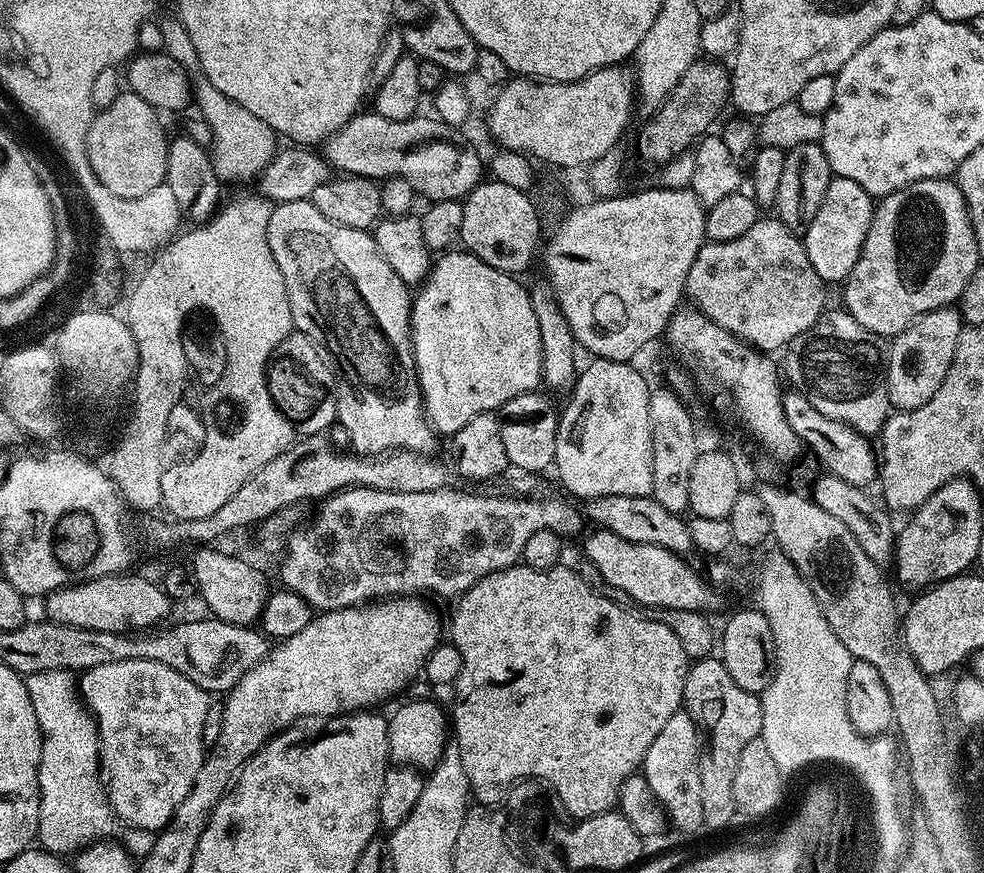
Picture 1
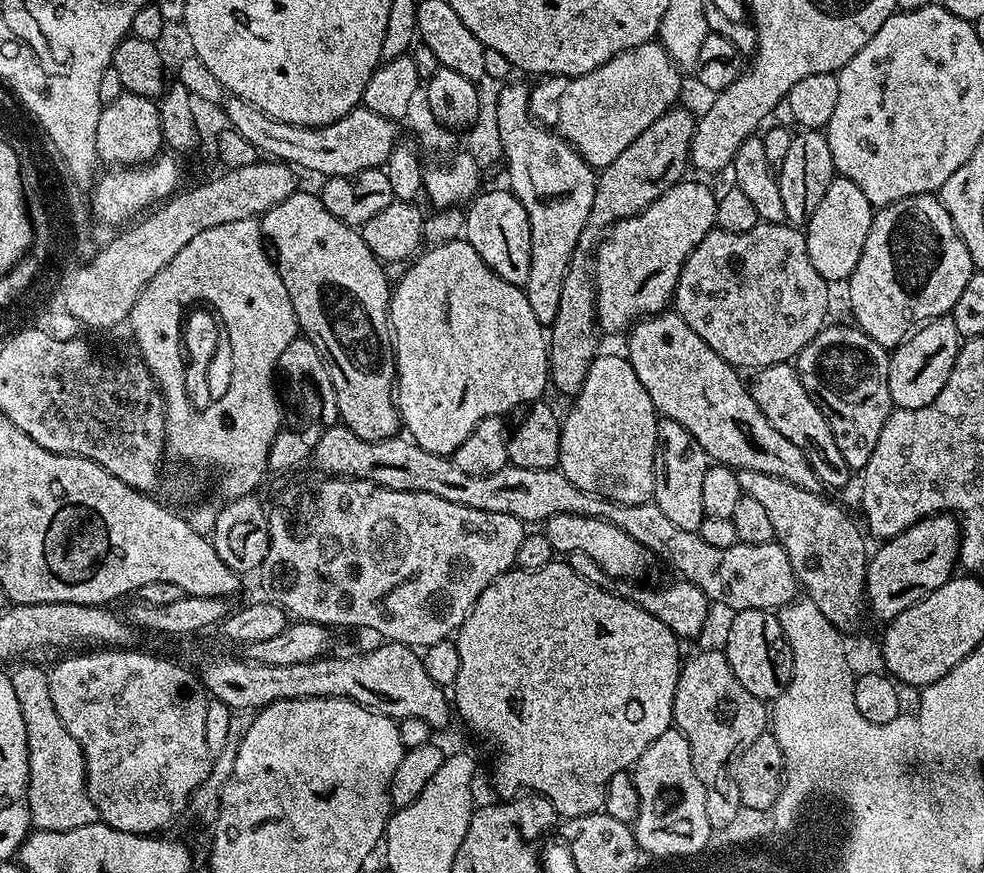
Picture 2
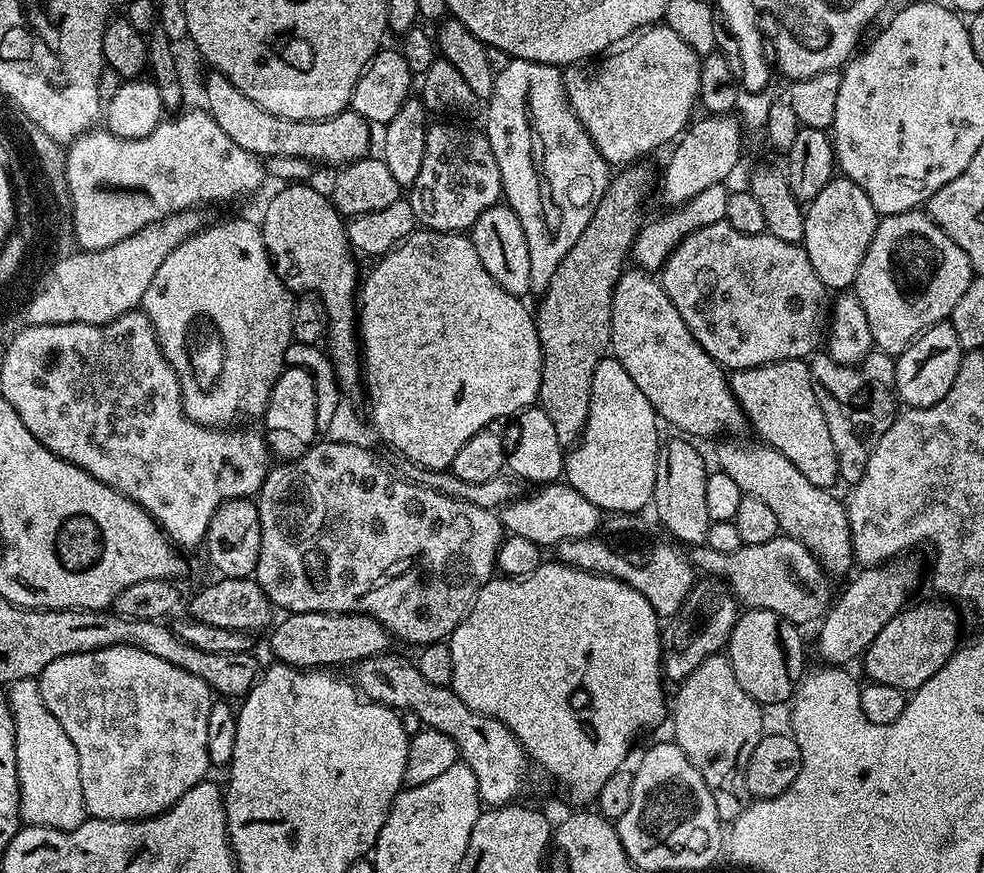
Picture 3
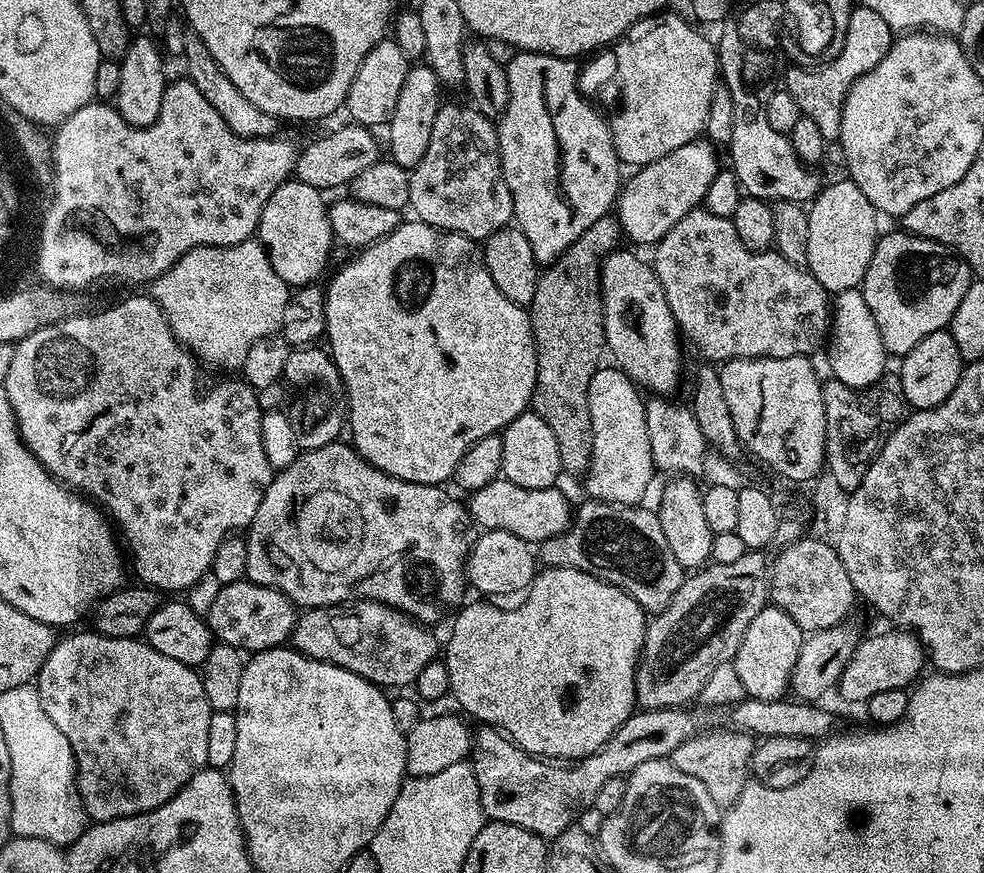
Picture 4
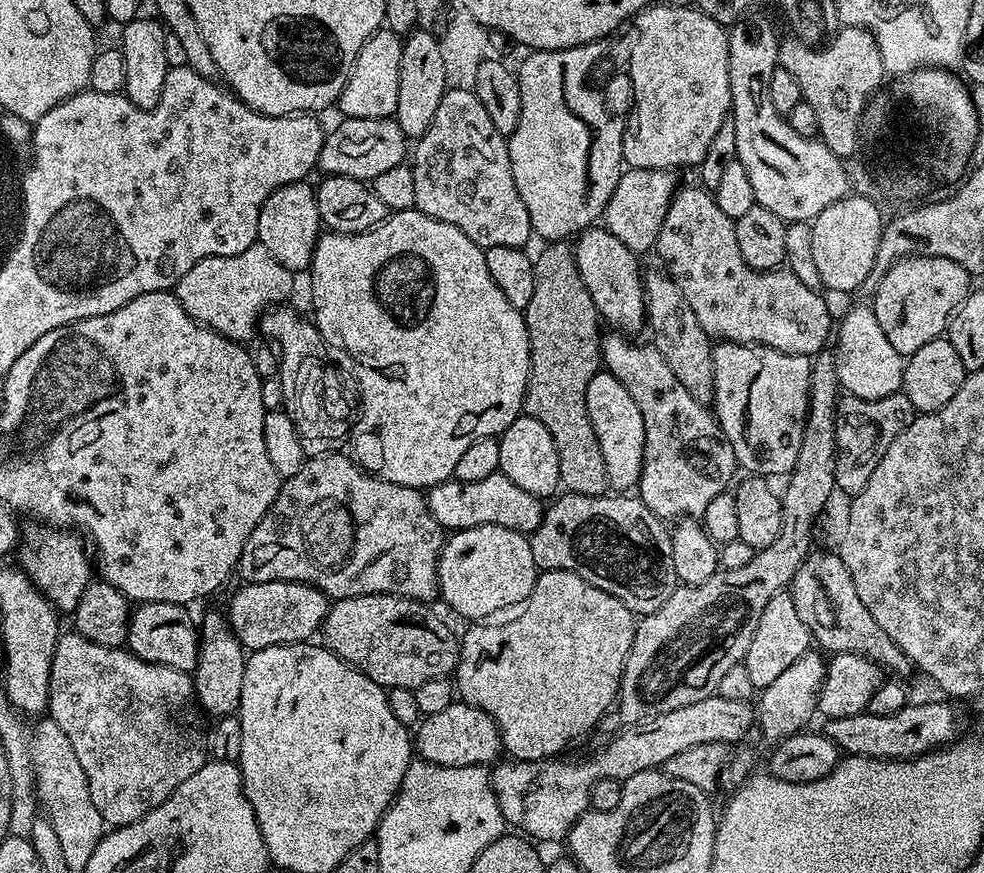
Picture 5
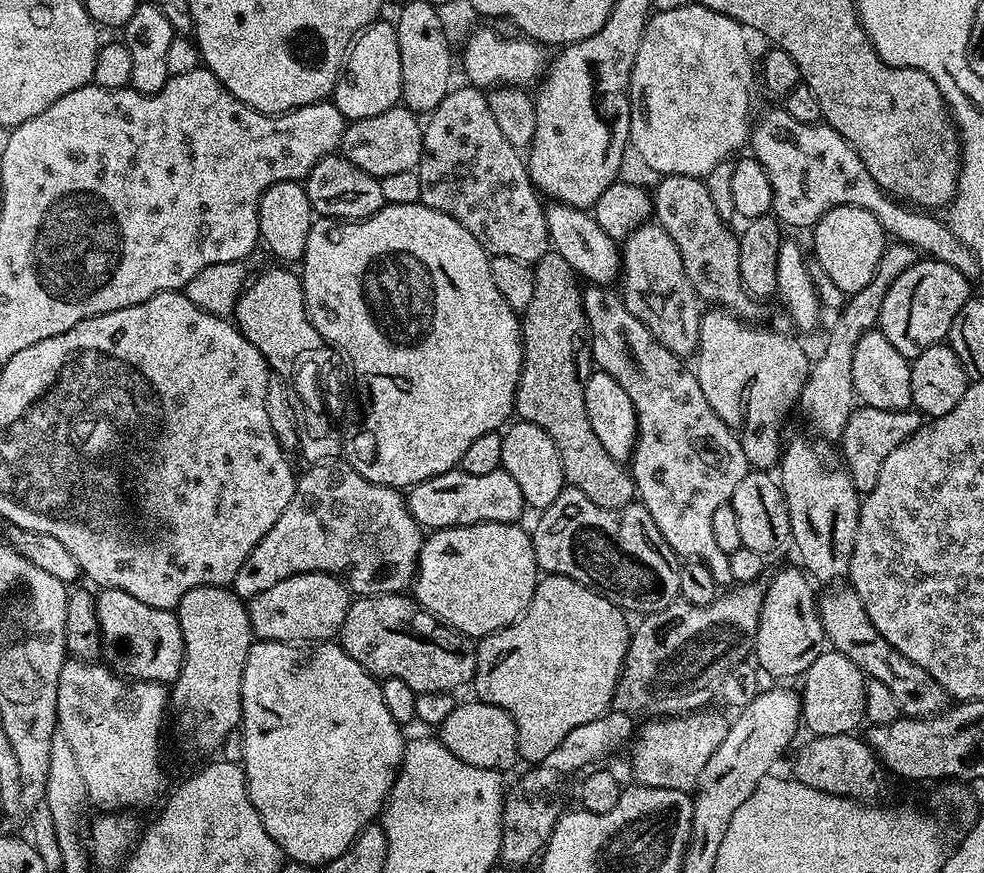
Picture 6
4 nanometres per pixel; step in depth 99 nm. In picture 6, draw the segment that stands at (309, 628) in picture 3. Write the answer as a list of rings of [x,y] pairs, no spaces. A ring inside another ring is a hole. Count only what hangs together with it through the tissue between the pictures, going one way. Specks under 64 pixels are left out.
[[[408,594],[361,596],[353,599],[340,627],[341,648],[381,681],[402,678],[415,692],[450,692],[476,679],[476,644],[441,624]]]

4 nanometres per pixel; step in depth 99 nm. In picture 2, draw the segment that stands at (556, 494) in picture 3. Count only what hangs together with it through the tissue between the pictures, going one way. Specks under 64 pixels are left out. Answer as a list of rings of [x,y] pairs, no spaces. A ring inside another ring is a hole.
[[[554,514],[549,520],[543,521],[542,531],[546,538],[550,538],[550,546],[553,553],[567,554],[569,552],[581,552],[594,558],[606,574],[610,574],[616,580],[639,581],[640,576],[648,572],[648,567],[654,564],[654,557],[647,548],[644,548],[630,534],[618,530],[610,522],[602,518],[590,518],[589,516],[579,516],[578,514]]]

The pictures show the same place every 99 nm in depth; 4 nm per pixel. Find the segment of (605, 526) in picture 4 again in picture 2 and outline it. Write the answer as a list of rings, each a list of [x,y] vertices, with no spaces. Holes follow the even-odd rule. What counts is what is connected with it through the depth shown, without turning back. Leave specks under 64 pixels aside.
[[[569,552],[566,562],[574,570],[574,574],[578,574],[578,578],[586,578],[586,582],[614,594],[614,598],[629,600],[642,610],[646,610],[646,614],[654,614],[654,618],[658,618],[658,622],[667,626],[677,638],[698,635],[708,620],[710,602],[706,598],[706,594],[702,594],[702,590],[698,590],[698,586],[694,586],[689,580],[672,578],[669,584],[664,584],[661,588],[643,588],[643,583],[616,580],[610,574],[606,574],[606,570],[602,570],[602,566],[598,566],[598,562],[594,562],[594,558],[590,558],[587,554]]]

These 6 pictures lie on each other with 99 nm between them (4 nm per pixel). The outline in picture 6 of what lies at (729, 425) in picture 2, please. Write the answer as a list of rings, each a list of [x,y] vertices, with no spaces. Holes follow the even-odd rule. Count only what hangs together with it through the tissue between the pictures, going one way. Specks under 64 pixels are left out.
[[[552,202],[545,207],[544,217],[548,227],[551,251],[562,254],[562,258],[566,258],[566,262],[570,262],[570,266],[580,277],[581,281],[587,282],[592,286],[612,286],[615,280],[617,283],[618,277],[622,272],[621,245],[617,241],[612,240],[610,234],[606,234],[606,230],[602,230],[602,226],[598,226],[595,215],[591,211],[583,208],[571,208],[569,204]]]

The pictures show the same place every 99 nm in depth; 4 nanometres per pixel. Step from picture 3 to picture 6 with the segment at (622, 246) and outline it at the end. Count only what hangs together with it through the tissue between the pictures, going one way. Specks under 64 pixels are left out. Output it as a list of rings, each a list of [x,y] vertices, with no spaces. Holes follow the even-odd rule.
[[[549,250],[534,265],[534,298],[522,314],[520,335],[524,345],[524,361],[520,367],[520,384],[516,388],[514,412],[517,417],[550,434],[562,462],[562,474],[571,487],[577,488],[590,502],[603,508],[623,508],[633,503],[636,486],[632,483],[632,473],[621,461],[610,458],[598,442],[598,434],[590,426],[586,414],[586,382],[594,371],[592,345],[588,334],[588,319],[584,313],[582,281],[576,272],[562,258],[562,254]]]

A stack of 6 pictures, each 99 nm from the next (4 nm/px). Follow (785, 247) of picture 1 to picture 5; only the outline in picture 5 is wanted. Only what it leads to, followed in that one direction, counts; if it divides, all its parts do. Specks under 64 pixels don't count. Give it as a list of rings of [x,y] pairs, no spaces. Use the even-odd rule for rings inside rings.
[[[703,186],[681,187],[666,210],[666,222],[656,239],[655,255],[660,255],[663,267],[672,281],[682,290],[682,298],[690,302],[690,310],[698,317],[702,330],[716,342],[730,344],[761,344],[786,354],[815,357],[825,351],[834,332],[834,316],[828,313],[828,304],[821,293],[810,289],[783,267],[771,272],[759,272],[746,266],[742,250],[738,250],[736,222],[718,206],[715,195]]]

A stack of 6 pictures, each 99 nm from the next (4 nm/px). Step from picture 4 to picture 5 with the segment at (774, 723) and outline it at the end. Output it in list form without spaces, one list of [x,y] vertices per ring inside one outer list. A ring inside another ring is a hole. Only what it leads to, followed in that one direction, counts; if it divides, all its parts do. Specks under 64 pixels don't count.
[[[719,694],[711,696],[710,698],[702,698],[702,702],[693,702],[691,706],[681,706],[678,710],[670,710],[670,714],[658,714],[654,718],[650,718],[649,720],[643,720],[642,722],[638,722],[637,724],[629,724],[627,726],[621,727],[619,731],[615,733],[611,737],[612,740],[608,745],[605,746],[601,752],[596,752],[593,754],[589,760],[580,760],[577,764],[567,764],[564,761],[564,758],[549,758],[547,760],[514,760],[511,758],[505,759],[505,764],[497,763],[495,767],[491,769],[490,775],[492,778],[492,789],[494,790],[494,794],[496,795],[496,801],[498,802],[498,806],[502,810],[502,814],[504,815],[505,825],[514,827],[513,829],[519,830],[525,837],[531,838],[533,841],[541,842],[540,840],[560,840],[563,841],[565,837],[568,835],[568,831],[572,829],[574,826],[574,822],[578,822],[578,818],[583,816],[585,812],[589,811],[590,808],[590,794],[594,790],[594,786],[598,786],[598,782],[602,782],[603,780],[618,780],[618,781],[626,781],[634,774],[638,774],[639,772],[645,772],[646,770],[650,770],[651,768],[659,769],[666,763],[670,758],[674,758],[678,754],[682,754],[686,750],[690,750],[694,746],[702,746],[703,744],[727,744],[729,746],[735,745],[735,740],[740,740],[744,735],[747,734],[748,731],[753,731],[754,725],[756,724],[756,709],[753,707],[749,701],[739,700],[738,698],[726,698],[725,696],[721,696]],[[936,700],[933,704],[905,704],[898,714],[870,714],[859,712],[850,718],[825,719],[822,734],[834,742],[841,753],[850,756],[869,756],[879,760],[913,760],[915,756],[924,756],[935,748],[951,744],[965,731],[964,712],[959,703],[943,704]]]

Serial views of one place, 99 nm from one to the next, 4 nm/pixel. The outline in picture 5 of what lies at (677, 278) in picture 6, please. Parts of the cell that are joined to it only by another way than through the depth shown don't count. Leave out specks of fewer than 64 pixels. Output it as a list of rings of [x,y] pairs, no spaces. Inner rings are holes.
[[[659,271],[643,273],[644,311],[650,332],[652,328],[651,343],[662,354],[666,366],[674,370],[674,378],[678,378],[678,382],[690,390],[692,397],[698,398],[700,404],[711,405],[714,394],[714,341],[706,334],[706,330],[702,330],[694,310],[690,310],[690,302],[682,298],[682,290],[678,290],[672,277],[667,271]]]

